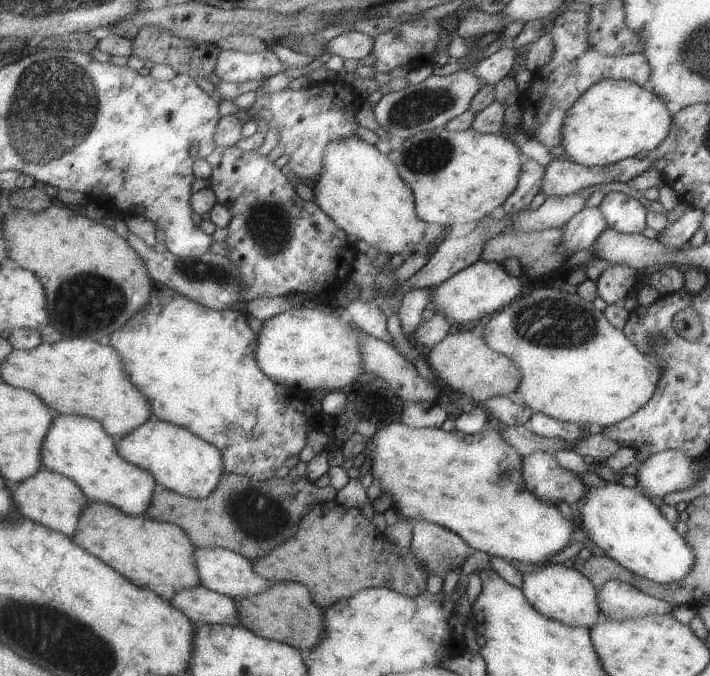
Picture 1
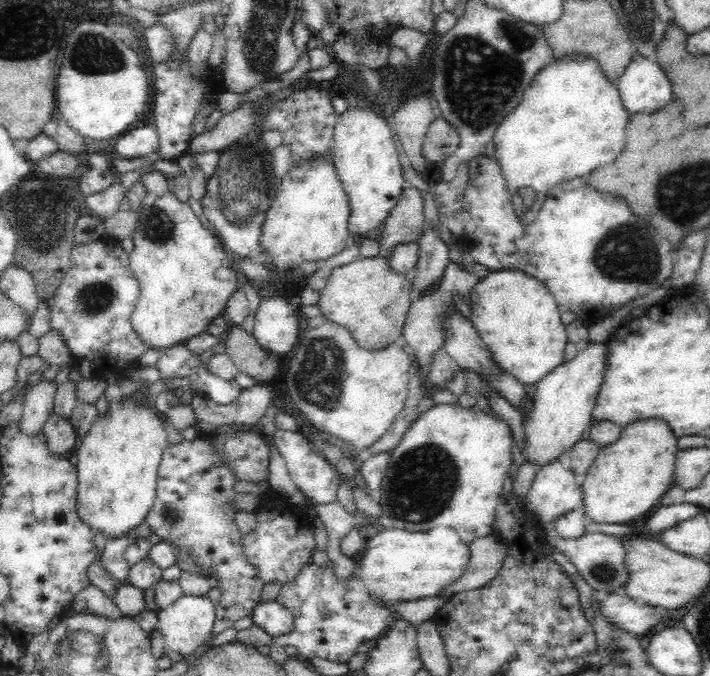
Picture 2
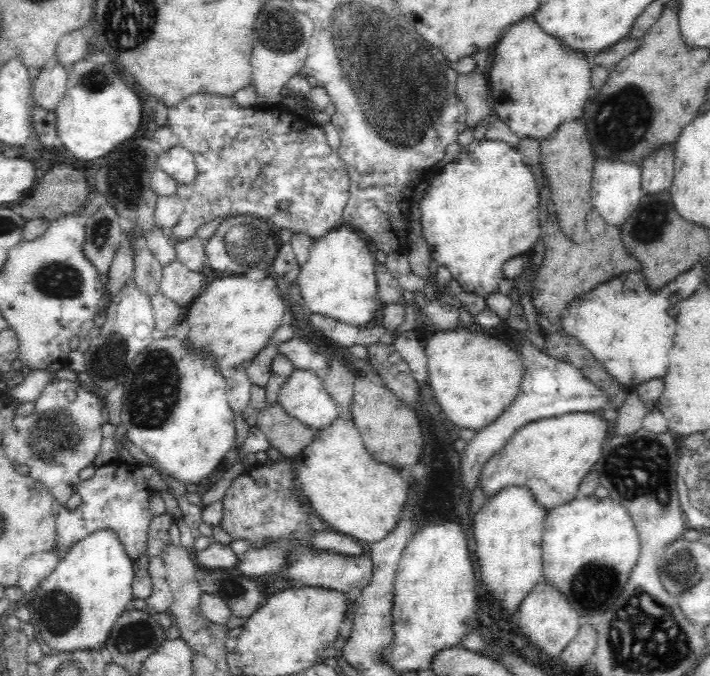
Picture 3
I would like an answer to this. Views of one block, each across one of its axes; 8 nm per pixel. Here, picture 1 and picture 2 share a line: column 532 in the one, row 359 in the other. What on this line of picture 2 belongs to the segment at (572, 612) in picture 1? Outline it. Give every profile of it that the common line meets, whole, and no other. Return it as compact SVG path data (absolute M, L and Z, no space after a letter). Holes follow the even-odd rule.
M590 340L578 347L573 359L564 361L535 384L537 388L530 399L527 419L523 419L526 433L523 455L534 466L540 468L552 463L564 450L570 450L582 438L593 419L593 408L604 380L608 355L609 341Z

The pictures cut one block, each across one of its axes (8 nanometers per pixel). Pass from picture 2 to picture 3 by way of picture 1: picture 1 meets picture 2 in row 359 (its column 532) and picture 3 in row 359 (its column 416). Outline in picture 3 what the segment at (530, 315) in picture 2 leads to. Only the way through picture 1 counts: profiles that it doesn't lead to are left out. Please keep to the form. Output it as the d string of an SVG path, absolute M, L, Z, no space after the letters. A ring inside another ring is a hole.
M461 326L456 330L438 330L429 337L425 353L429 374L427 382L440 403L441 411L460 428L479 431L494 422L518 396L523 369L521 356L512 349L512 345L500 341L491 331L470 326Z

